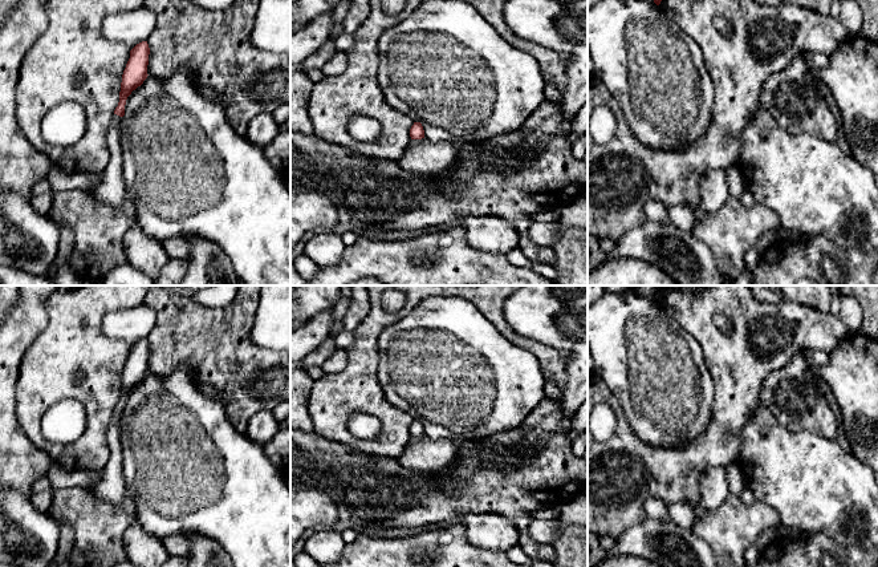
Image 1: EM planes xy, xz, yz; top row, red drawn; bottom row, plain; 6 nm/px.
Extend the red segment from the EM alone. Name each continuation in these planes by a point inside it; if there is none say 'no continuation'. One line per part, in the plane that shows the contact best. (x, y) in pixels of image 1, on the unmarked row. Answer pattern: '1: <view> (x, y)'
1: xy (110, 486)

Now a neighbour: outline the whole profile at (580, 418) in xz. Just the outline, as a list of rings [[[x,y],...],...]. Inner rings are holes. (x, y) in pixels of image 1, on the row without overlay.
[[[588,398],[573,414],[573,424],[568,433],[568,440],[573,442],[585,430],[588,430]]]

